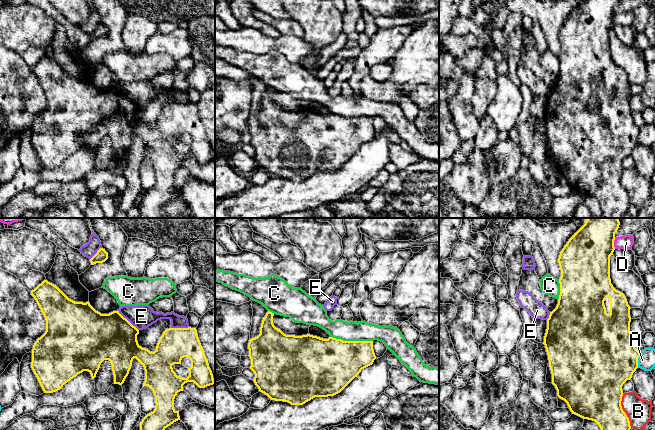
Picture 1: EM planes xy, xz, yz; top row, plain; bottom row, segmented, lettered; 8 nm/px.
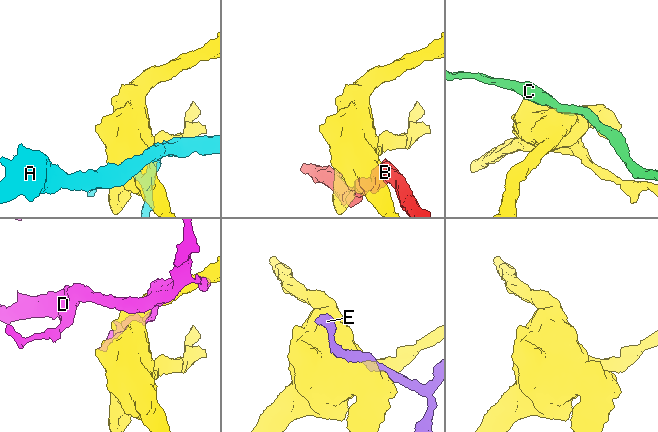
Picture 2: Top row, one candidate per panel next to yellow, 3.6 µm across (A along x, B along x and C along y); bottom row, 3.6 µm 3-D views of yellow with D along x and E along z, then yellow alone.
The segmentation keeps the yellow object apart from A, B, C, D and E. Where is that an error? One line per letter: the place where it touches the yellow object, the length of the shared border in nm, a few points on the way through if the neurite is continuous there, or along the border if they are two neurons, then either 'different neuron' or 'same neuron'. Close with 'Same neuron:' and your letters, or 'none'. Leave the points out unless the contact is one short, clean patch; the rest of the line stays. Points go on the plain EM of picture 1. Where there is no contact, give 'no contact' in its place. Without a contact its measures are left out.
A: yz (637, 135) | 120 nm | different neuron
B: yz (623, 187) | 280 nm | different neuron
C: xz (351, 117) | 340 nm | same neuron
D: yz (613, 19) | 90 nm | different neuron
E: xy (127, 96) | 240 nm | different neuron
Same neuron: C

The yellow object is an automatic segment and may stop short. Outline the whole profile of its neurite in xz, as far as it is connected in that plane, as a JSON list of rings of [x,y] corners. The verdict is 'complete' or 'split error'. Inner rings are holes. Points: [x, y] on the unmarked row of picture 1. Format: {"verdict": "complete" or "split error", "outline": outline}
{"verdict": "split error", "outline": [[[215,46],[215,57],[239,67],[251,74],[251,76],[262,80],[268,88],[262,96],[260,110],[249,116],[248,125],[251,135],[250,145],[254,148],[253,155],[259,167],[267,171],[271,176],[288,178],[291,181],[303,181],[315,173],[328,173],[340,169],[362,145],[373,140],[376,135],[373,126],[373,117],[378,116],[405,141],[420,158],[439,161],[439,143],[429,143],[424,140],[414,122],[410,122],[400,106],[391,102],[379,102],[365,97],[347,98],[343,96],[331,97],[327,92],[324,82],[301,64],[291,63],[281,53],[271,50],[265,54],[249,53],[230,47]],[[281,91],[290,93],[296,99],[304,99],[322,104],[329,109],[328,115],[323,115],[310,110],[295,112],[286,111],[273,100],[273,92]]]}

